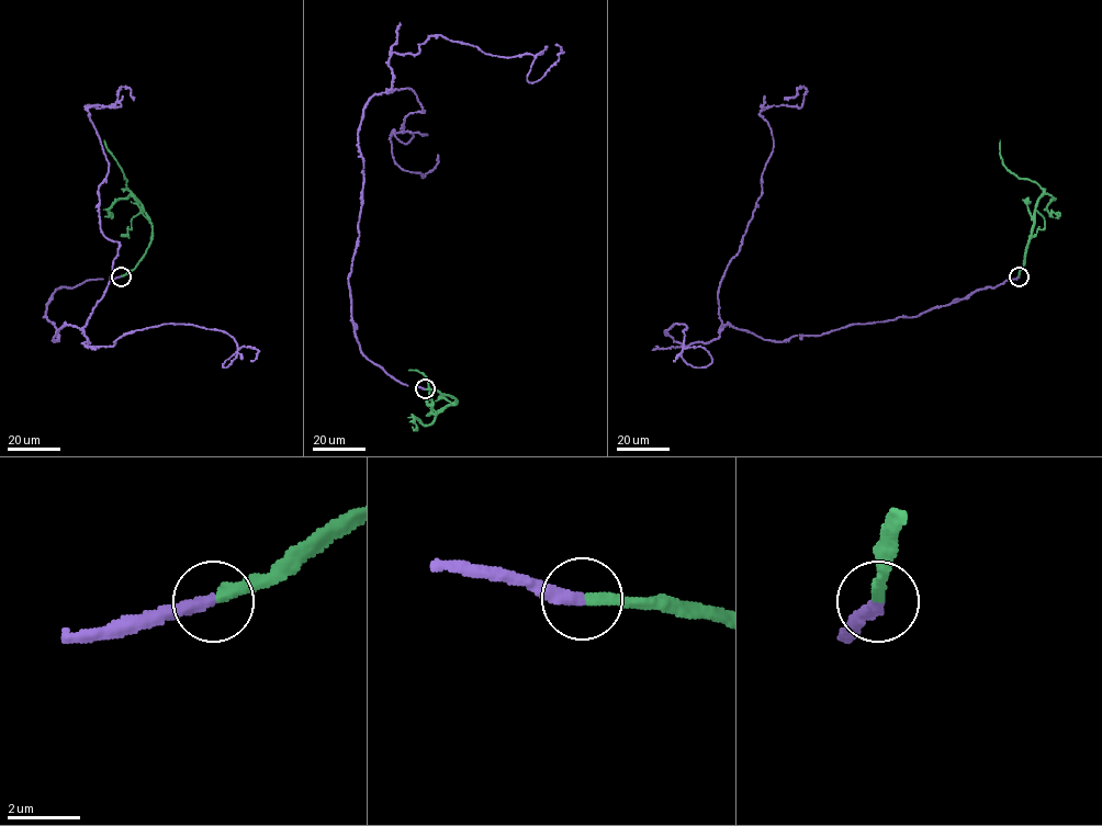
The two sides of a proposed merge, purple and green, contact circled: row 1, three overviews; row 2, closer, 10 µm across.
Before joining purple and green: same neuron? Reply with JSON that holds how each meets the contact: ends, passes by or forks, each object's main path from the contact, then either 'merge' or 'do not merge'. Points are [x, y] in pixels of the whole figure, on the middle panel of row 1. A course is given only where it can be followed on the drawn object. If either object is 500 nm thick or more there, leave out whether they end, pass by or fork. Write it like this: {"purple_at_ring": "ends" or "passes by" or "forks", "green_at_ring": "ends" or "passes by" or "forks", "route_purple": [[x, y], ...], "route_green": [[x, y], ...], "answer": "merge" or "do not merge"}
{"purple_at_ring": "ends", "green_at_ring": "ends", "route_purple": [[425, 388], [351, 318], [369, 98], [424, 110], [401, 168], [438, 155]], "route_green": [[426, 388], [449, 395], [457, 400], [454, 404], [433, 412], [427, 378], [416, 370], [409, 370]], "answer": "merge"}

